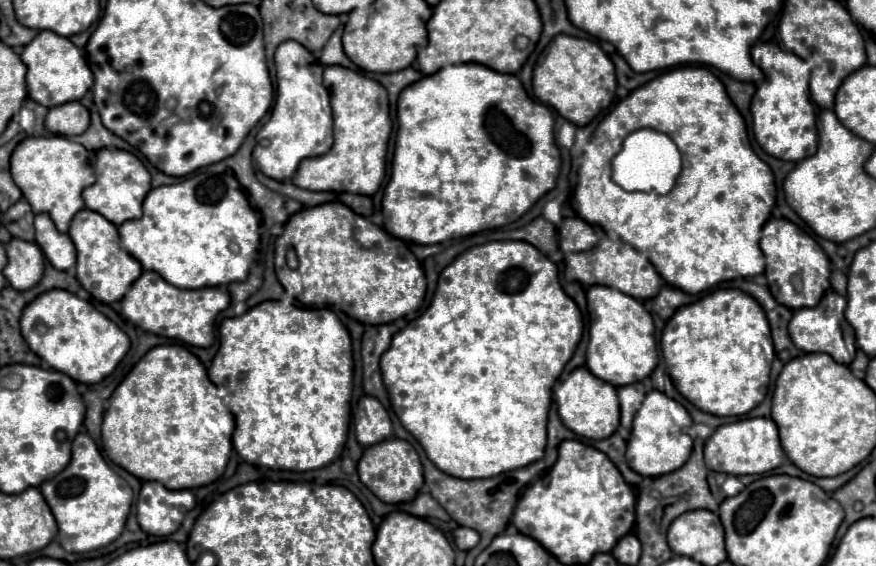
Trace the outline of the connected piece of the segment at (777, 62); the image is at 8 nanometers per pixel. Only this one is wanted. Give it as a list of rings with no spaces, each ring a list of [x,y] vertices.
[[[757,43],[753,45],[751,55],[765,75],[751,101],[753,133],[757,143],[765,153],[785,161],[803,161],[815,155],[817,127],[815,107],[809,93],[809,65],[795,53],[781,49],[777,43]]]

